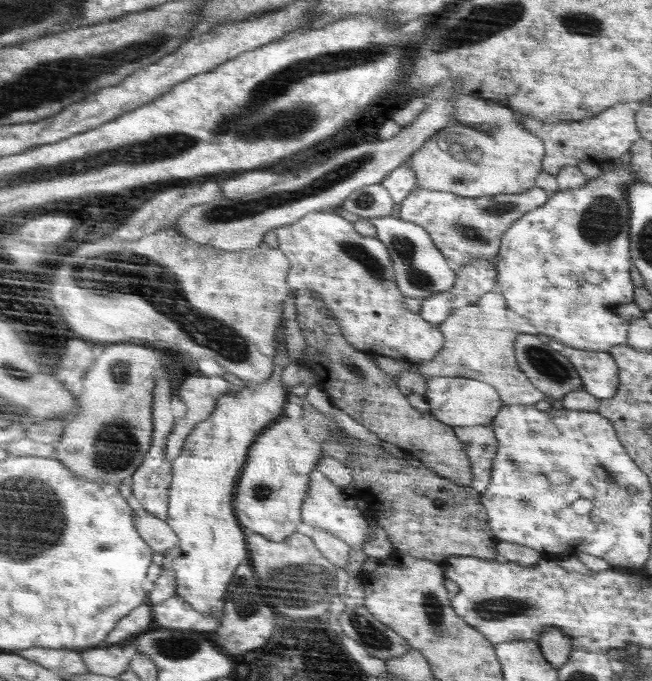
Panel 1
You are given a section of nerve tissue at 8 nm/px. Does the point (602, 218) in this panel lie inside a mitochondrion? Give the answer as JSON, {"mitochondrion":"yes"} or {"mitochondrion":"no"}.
{"mitochondrion":"yes"}

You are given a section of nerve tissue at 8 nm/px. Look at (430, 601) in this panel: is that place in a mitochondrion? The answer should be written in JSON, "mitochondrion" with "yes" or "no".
{"mitochondrion":"yes"}

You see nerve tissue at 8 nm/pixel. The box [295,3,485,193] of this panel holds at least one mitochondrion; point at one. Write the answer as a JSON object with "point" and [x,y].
{"point":[457,178]}

